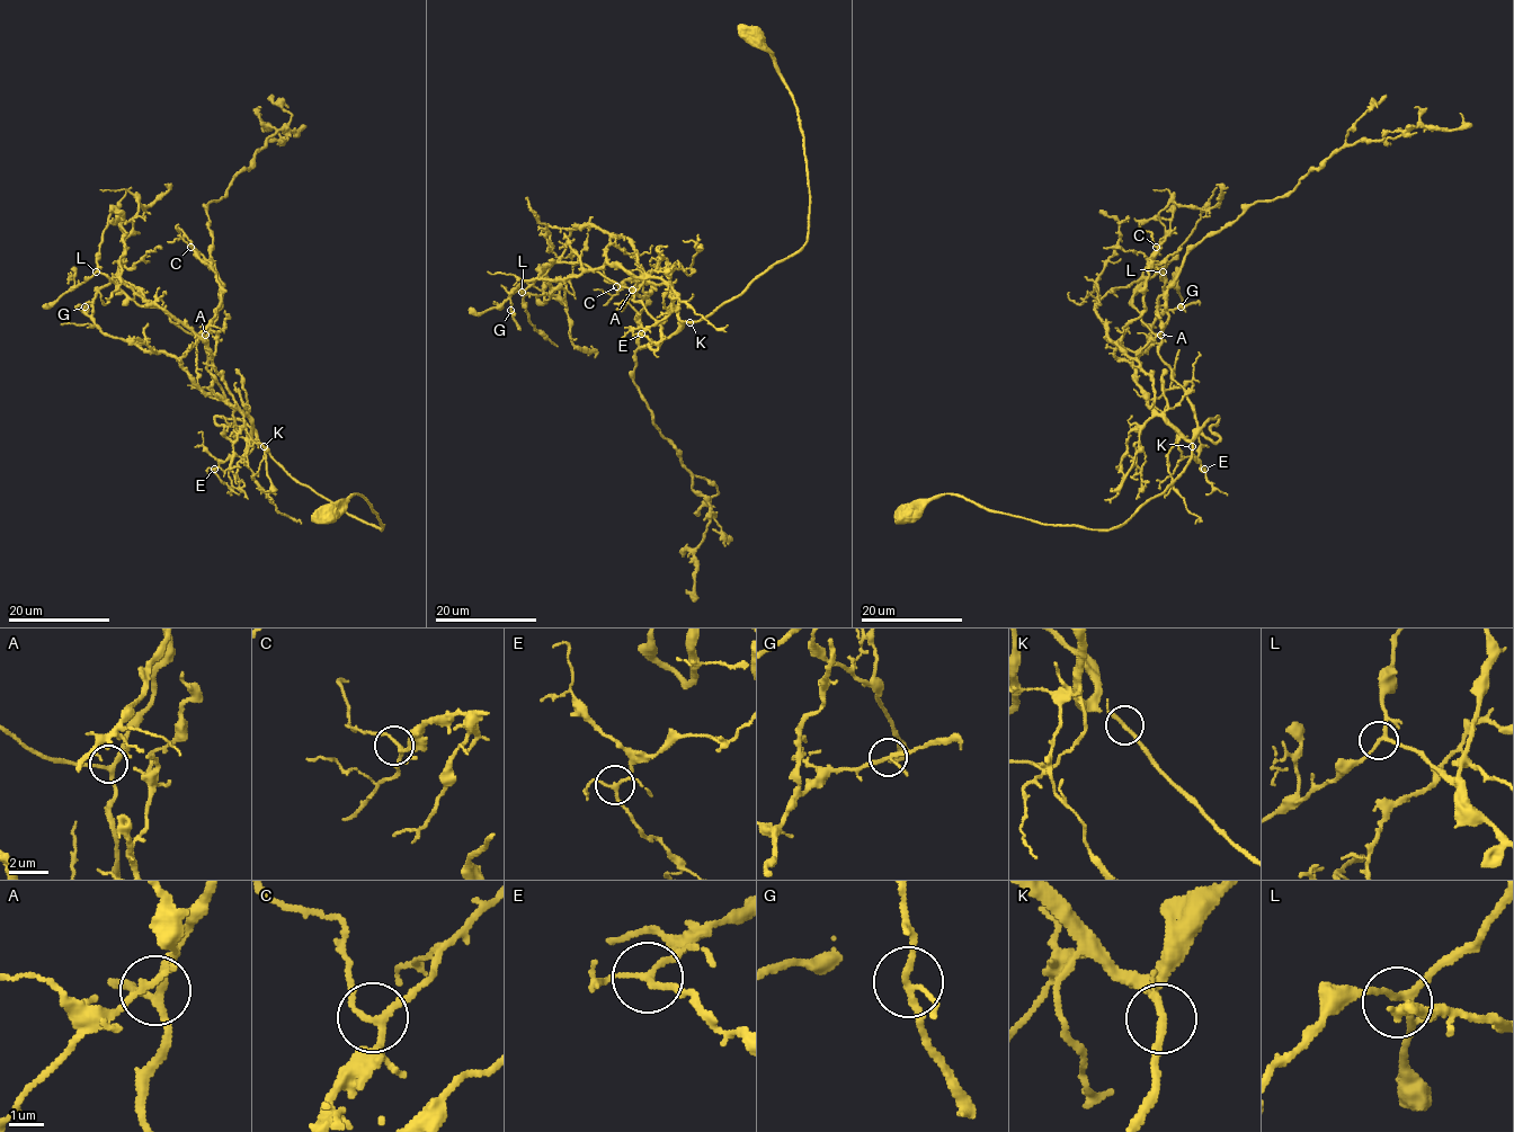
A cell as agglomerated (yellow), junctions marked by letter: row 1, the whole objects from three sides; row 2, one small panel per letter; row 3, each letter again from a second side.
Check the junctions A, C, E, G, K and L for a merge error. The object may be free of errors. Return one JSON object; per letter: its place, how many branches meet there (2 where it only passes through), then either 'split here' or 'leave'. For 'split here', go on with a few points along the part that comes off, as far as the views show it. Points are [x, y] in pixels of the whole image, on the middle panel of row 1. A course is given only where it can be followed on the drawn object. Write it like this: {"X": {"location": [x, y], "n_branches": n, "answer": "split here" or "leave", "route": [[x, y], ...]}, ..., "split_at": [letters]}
{"A": {"location": [632, 290], "n_branches": 3, "answer": "leave"}, "C": {"location": [616, 286], "n_branches": 3, "answer": "leave"}, "E": {"location": [641, 333], "n_branches": 3, "answer": "leave"}, "G": {"location": [510, 310], "n_branches": 3, "answer": "leave"}, "K": {"location": [689, 322], "n_branches": 3, "answer": "leave"}, "L": {"location": [522, 292], "n_branches": 3, "answer": "leave"}, "split_at": []}

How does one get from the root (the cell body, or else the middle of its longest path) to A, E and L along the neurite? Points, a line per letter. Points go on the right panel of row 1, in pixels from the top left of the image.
A: (906, 515), (959, 495), (1048, 525), (1123, 525), (1216, 417), (1219, 438), (1198, 426), (1160, 335)
E: (906, 515), (959, 495), (1041, 523), (1111, 529), (1182, 473), (1192, 457), (1182, 437), (1182, 455), (1204, 469)
L: (906, 515), (959, 495), (1111, 529), (1158, 496), (1192, 444), (1095, 304), (1163, 272)

